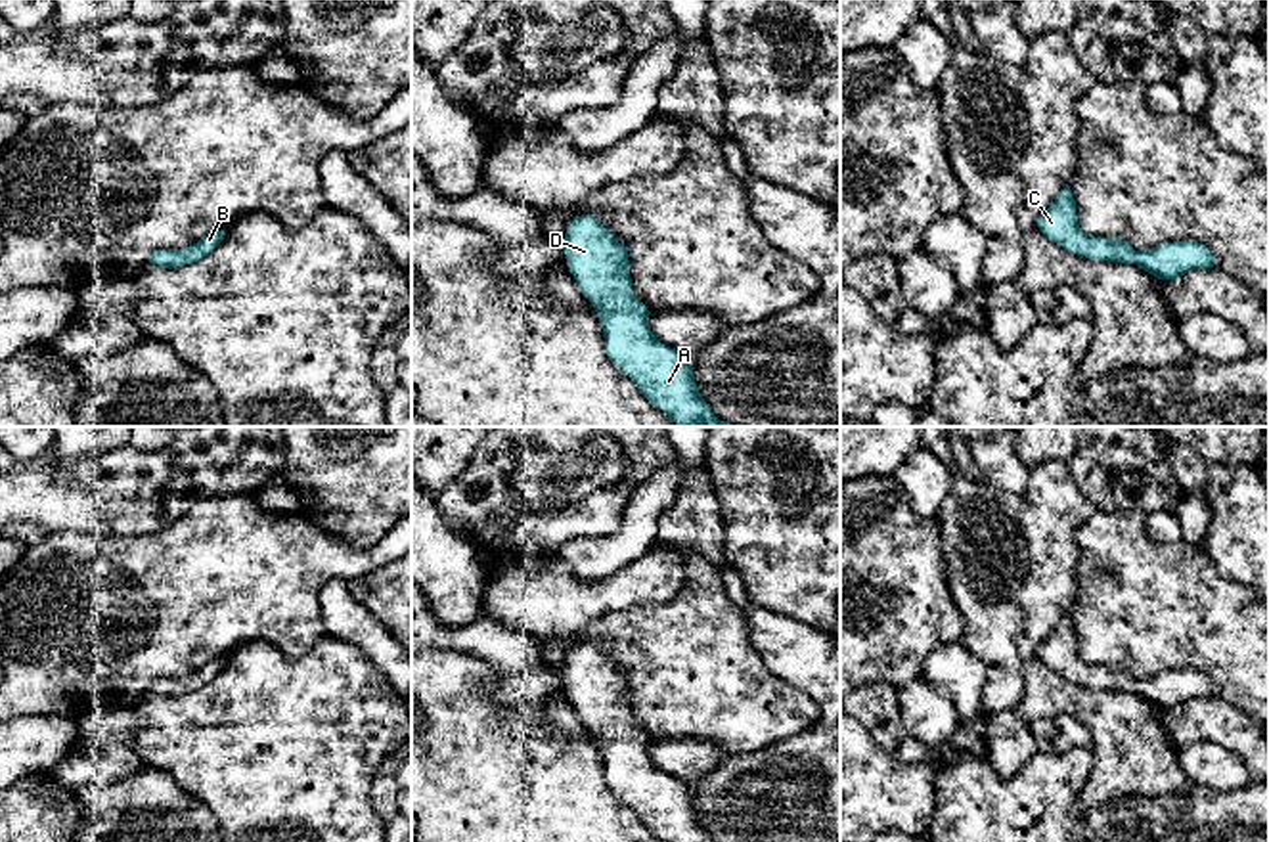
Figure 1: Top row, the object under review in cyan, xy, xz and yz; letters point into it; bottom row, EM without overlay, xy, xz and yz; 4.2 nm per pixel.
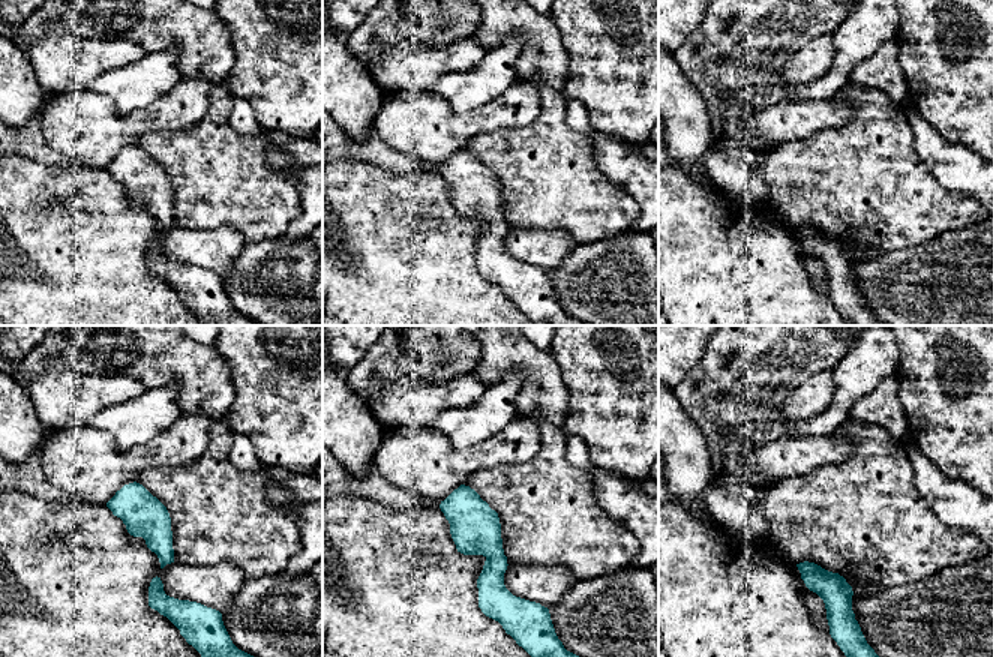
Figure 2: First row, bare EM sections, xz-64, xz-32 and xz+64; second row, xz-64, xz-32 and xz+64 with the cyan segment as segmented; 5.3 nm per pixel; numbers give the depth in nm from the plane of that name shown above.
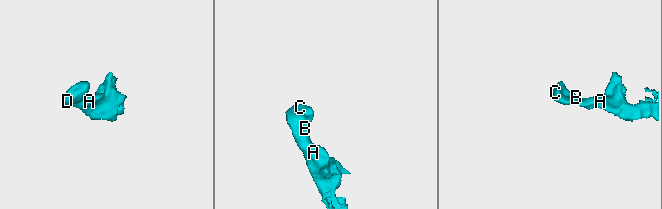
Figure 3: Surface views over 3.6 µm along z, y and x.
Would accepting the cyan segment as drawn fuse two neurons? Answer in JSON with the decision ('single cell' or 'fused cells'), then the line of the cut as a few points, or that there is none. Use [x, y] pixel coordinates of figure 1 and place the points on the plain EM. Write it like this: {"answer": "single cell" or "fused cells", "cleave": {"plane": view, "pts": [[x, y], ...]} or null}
{"answer": "single cell", "cleave": null}

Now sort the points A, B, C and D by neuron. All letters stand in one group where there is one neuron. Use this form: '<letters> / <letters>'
A B C D

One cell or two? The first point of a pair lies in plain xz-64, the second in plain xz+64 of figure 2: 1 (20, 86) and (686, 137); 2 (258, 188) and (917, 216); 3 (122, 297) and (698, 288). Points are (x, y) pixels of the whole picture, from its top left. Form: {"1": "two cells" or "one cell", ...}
{"1": "one cell", "2": "one cell", "3": "one cell"}

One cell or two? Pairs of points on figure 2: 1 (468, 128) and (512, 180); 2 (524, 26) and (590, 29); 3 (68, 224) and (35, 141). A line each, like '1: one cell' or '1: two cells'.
1: two cells
2: two cells
3: two cells

